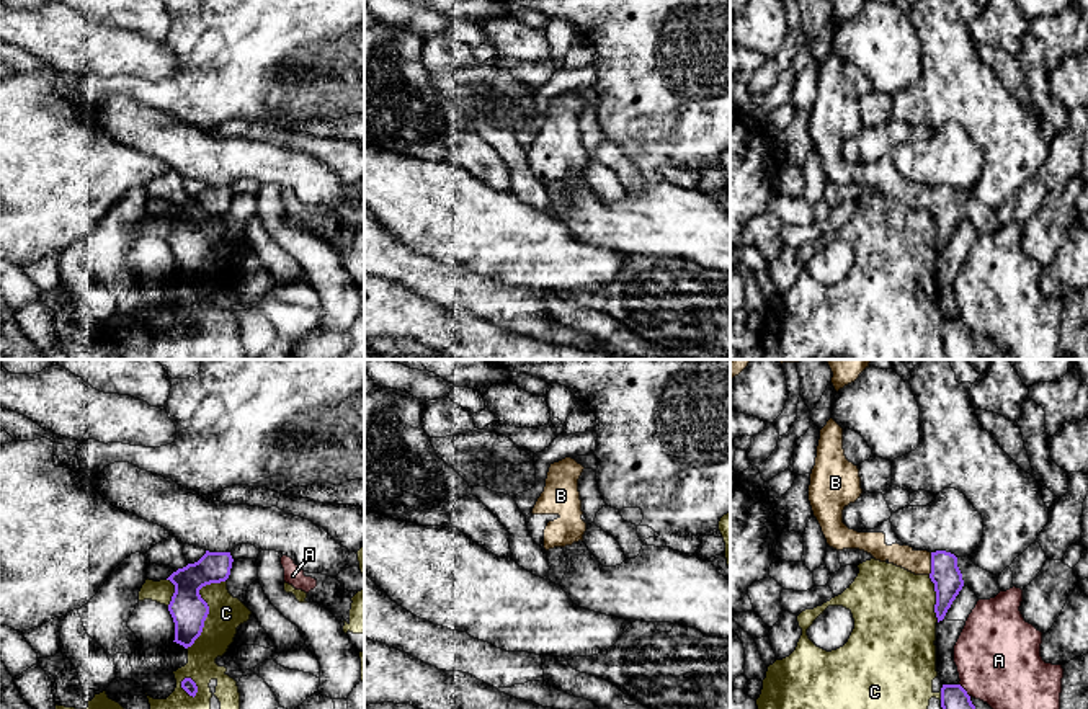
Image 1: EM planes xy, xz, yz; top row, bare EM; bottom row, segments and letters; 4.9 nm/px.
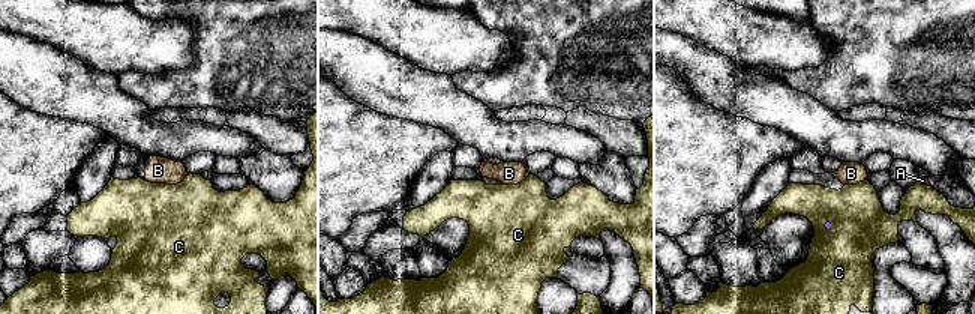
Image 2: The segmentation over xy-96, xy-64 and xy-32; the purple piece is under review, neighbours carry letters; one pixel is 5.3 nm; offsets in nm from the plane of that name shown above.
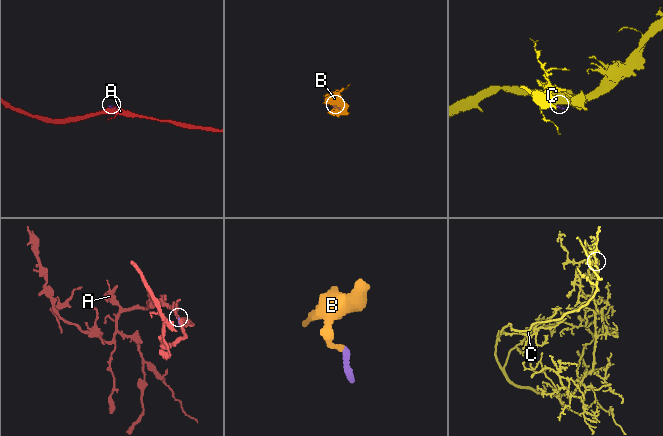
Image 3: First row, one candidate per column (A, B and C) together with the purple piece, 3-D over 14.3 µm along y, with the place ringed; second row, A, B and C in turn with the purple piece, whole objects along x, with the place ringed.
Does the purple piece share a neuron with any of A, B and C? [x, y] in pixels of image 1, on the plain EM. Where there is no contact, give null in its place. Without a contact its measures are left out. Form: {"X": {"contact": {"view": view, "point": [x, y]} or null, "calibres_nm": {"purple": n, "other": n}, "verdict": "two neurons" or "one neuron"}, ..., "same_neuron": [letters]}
{"A": {"contact": {"view": "yz", "point": [964, 324]}, "calibres_nm": {"purple": 160, "other": 420}, "verdict": "two neurons"}, "B": {"contact": {"view": "yz", "point": [931, 198]}, "calibres_nm": {"purple": 140, "other": 120}, "verdict": "one neuron"}, "C": {"contact": {"view": "xy", "point": [208, 242]}, "calibres_nm": {"purple": 180, "other": 180}, "verdict": "two neurons"}, "same_neuron": ["B"]}

